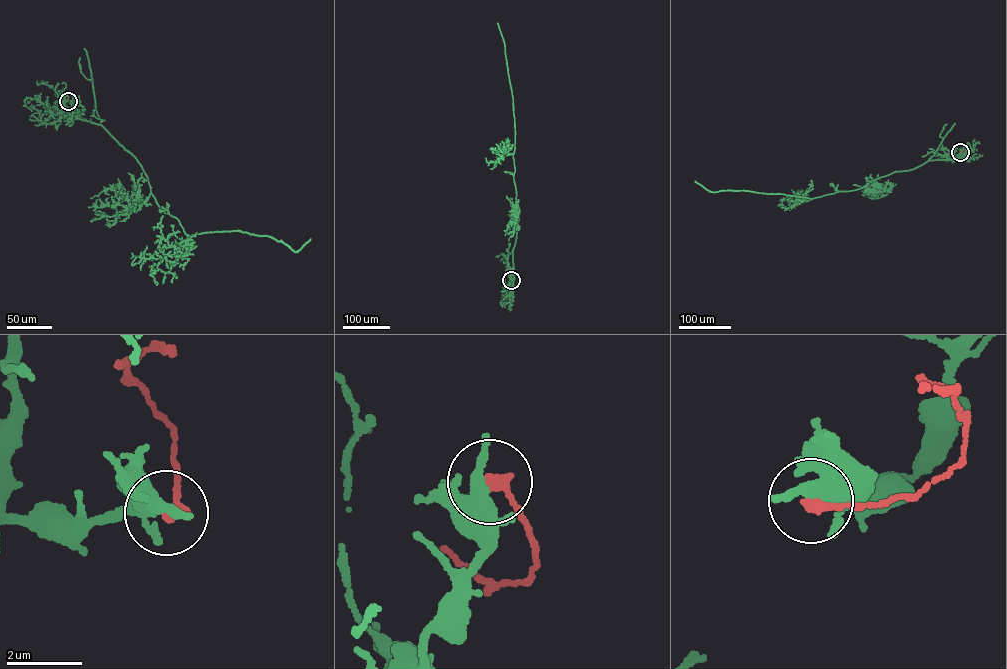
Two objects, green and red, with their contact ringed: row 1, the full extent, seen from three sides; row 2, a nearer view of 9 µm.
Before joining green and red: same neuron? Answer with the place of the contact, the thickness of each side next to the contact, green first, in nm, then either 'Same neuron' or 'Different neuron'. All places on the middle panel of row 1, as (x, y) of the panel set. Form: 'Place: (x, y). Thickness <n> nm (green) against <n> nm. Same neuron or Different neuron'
Place: (511, 280). Thickness 300 nm (green) against 280 nm. Same neuron

